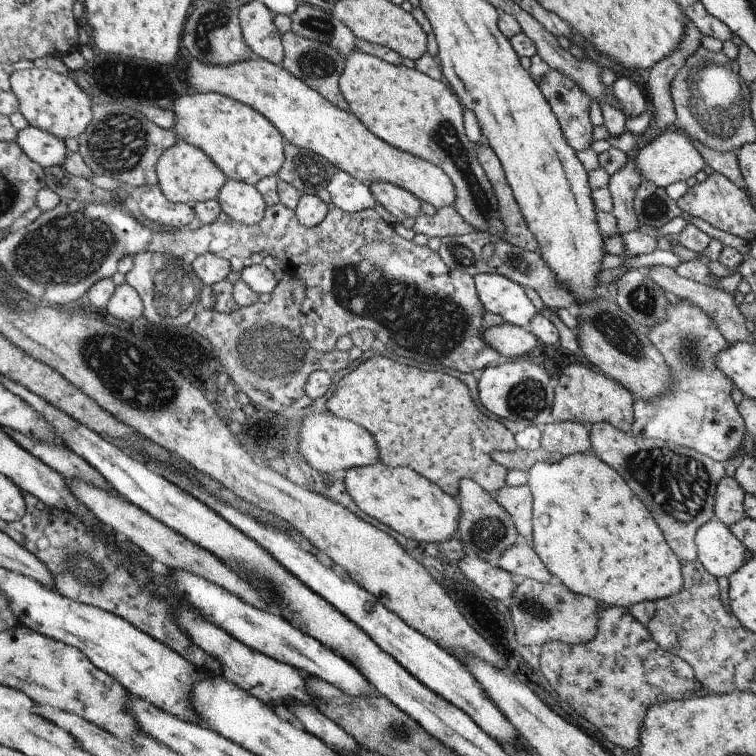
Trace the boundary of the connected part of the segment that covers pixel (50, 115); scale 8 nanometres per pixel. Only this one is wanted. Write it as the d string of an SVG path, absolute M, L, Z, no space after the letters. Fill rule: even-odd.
M19 69L13 71L9 78L11 91L19 102L20 114L30 125L51 132L54 136L63 138L79 137L87 130L92 122L92 100L90 96L78 88L78 84L68 78L60 76L50 69Z

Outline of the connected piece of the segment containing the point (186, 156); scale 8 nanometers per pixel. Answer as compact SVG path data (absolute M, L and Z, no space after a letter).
M182 140L176 141L174 146L162 154L156 170L159 177L158 186L168 199L177 203L195 204L216 199L227 179L227 175L200 147Z

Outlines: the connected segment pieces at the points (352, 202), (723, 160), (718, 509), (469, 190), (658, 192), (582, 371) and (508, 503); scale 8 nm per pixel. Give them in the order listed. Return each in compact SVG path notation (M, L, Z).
M339 170L332 176L327 190L332 204L349 213L372 209L376 206L368 184L344 171Z
M692 139L691 141L695 143L695 147L700 151L705 164L708 164L714 172L723 174L738 188L746 190L745 180L743 179L737 159L737 151L715 151L696 139Z
M722 477L715 496L714 518L721 520L727 527L744 518L745 494L745 490L734 477Z
M354 50L345 57L339 89L360 122L378 138L439 166L455 188L454 210L476 231L503 236L499 204L490 181L478 160L474 143L465 133L464 107L446 83L416 68L390 64L374 55Z
M650 181L640 183L633 200L633 207L638 220L650 227L664 226L669 220L682 214L678 203L668 196L666 189Z
M580 363L569 364L562 369L560 376L554 380L555 395L551 415L554 421L581 422L593 424L608 421L617 429L631 433L634 422L632 394L618 381L610 379L602 373L594 372L592 368Z
M505 485L495 494L498 504L506 509L513 518L517 531L526 538L533 540L533 494L528 485Z

